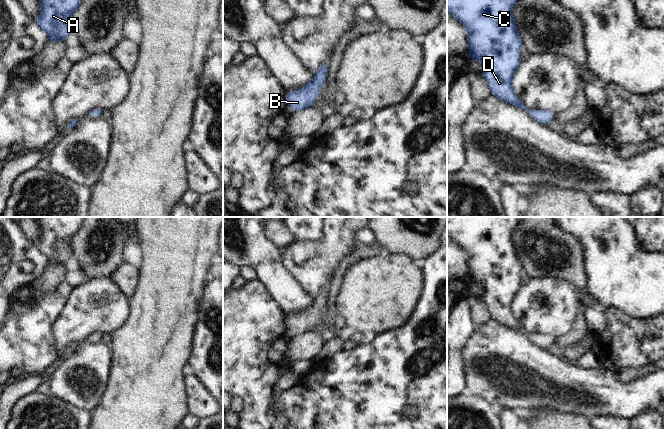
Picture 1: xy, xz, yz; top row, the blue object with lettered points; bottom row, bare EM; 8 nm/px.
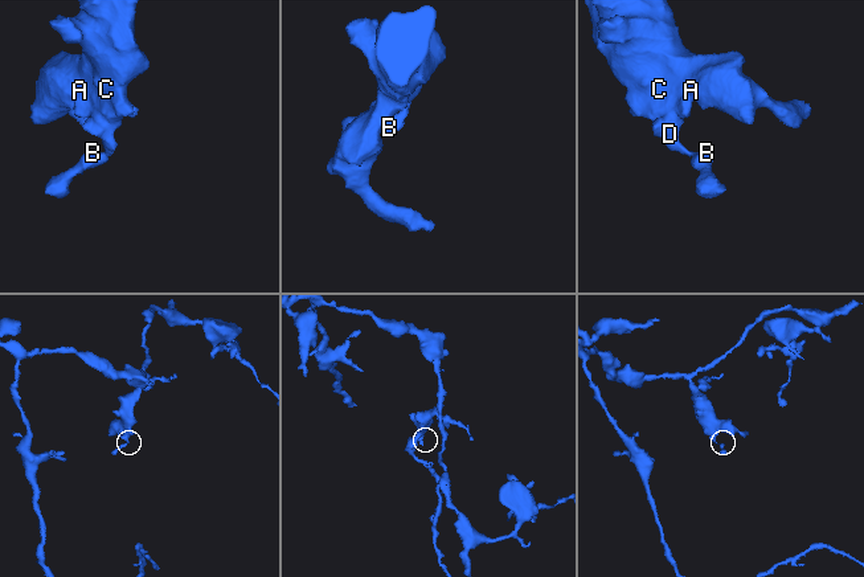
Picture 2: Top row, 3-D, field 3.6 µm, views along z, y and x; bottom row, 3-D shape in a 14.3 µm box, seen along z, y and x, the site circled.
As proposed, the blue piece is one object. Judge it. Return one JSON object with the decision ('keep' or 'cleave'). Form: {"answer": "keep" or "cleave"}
{"answer": "keep"}

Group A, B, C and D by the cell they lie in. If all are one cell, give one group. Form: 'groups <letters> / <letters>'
groups A B C D

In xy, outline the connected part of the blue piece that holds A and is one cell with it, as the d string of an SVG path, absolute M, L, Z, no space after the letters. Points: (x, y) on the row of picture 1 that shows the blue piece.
M38 0L40 2L40 15L34 21L48 34L49 40L56 43L65 41L65 37L73 32L70 26L71 15L77 10L82 0Z

